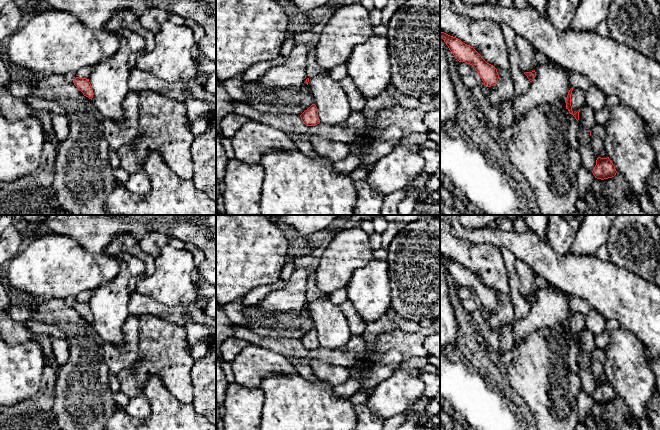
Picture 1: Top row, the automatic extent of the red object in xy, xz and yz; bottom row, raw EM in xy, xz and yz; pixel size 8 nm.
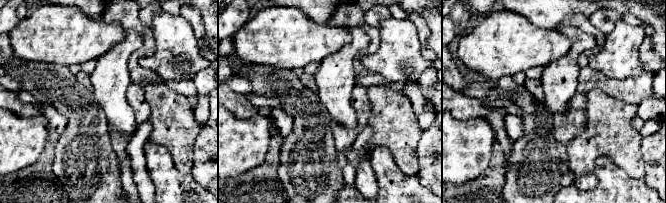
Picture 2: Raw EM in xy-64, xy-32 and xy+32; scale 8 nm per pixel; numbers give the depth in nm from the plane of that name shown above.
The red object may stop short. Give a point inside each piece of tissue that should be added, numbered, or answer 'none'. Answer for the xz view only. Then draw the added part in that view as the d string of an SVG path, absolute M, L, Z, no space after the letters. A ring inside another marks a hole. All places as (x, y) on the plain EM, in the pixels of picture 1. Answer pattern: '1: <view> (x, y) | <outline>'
none

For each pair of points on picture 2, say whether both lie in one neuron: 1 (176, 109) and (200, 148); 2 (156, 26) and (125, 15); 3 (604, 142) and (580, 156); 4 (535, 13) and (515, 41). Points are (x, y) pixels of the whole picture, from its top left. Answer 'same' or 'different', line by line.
1: different
2: different
3: same
4: different

